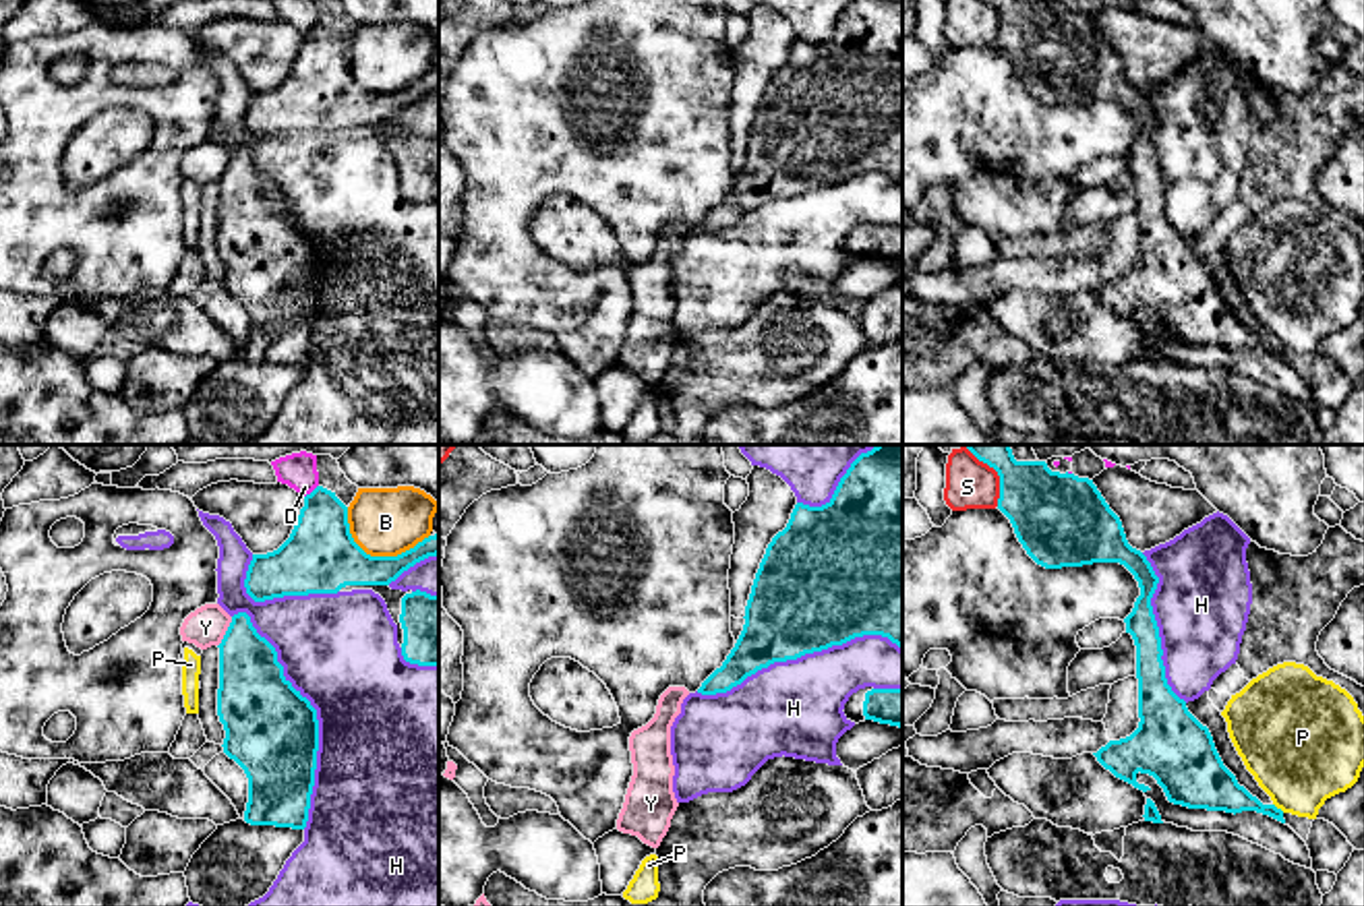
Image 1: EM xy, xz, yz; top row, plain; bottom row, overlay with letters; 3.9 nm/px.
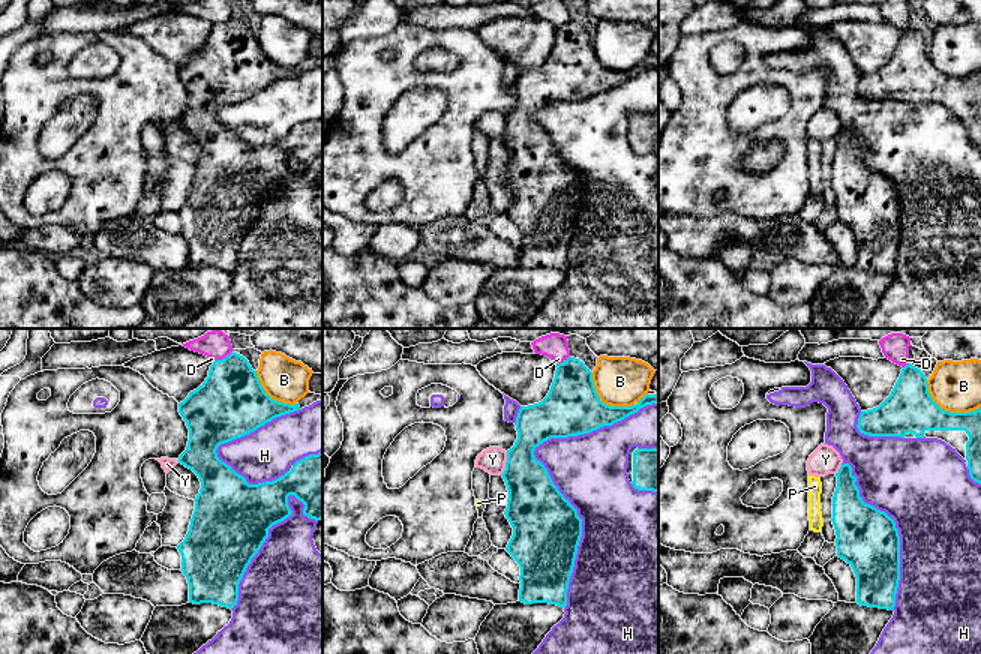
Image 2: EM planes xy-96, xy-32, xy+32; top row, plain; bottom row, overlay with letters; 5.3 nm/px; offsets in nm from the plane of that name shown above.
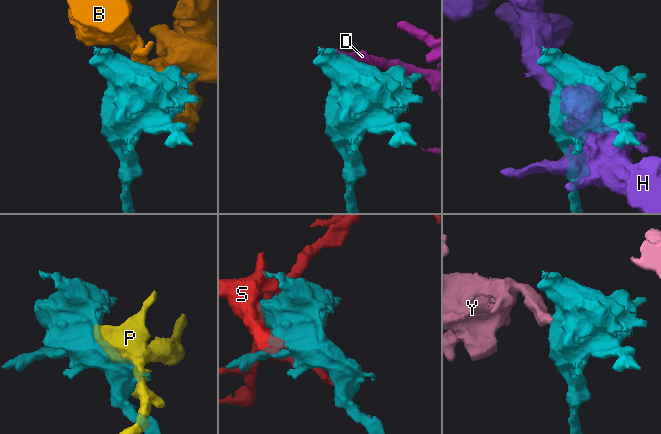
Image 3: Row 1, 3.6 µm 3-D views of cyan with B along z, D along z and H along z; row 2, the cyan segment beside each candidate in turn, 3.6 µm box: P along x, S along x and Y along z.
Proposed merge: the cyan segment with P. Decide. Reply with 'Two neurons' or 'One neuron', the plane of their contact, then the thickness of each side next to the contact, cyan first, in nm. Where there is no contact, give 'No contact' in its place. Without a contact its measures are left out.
Two neurons. Touches cyan in yz. Thickness 160 nm (cyan) against 420 nm

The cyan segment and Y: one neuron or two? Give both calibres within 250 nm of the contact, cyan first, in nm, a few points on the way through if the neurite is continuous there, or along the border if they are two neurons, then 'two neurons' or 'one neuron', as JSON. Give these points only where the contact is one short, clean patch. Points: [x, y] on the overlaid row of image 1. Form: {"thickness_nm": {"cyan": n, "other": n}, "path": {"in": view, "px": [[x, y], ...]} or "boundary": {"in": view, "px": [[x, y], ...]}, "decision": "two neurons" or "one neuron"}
{"thickness_nm": {"cyan": 260, "other": 150}, "boundary": {"in": "xy", "px": [[232, 617], [218, 646]]}, "decision": "two neurons"}

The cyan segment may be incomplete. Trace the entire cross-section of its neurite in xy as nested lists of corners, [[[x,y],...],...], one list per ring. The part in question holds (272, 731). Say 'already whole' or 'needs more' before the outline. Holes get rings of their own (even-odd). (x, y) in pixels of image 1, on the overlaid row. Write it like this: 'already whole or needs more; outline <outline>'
already whole; outline [[[246,612],[232,616],[219,647],[217,716],[224,724],[224,753],[248,778],[244,821],[304,829],[315,786],[319,720],[317,709],[284,676],[275,647],[257,633]]]

